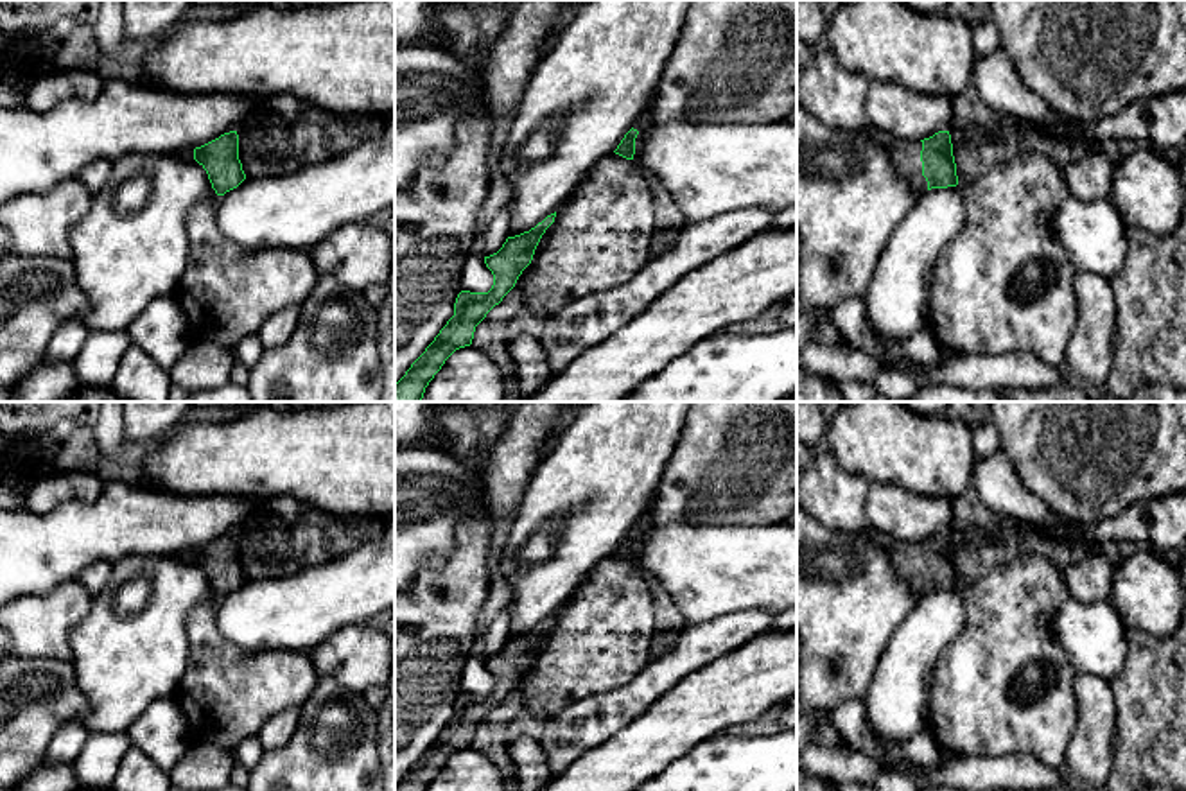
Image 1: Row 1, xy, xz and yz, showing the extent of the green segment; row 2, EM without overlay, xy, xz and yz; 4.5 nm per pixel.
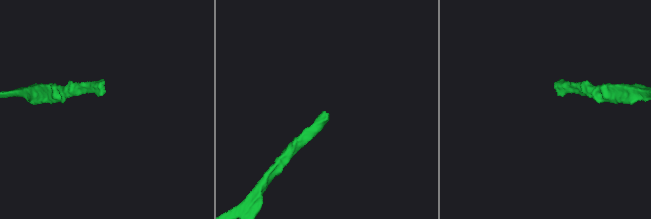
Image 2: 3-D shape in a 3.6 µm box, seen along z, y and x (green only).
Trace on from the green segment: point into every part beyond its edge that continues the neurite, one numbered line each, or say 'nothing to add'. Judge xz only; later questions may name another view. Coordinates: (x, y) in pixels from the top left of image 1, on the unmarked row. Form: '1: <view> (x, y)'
1: xz (645, 521)

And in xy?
nothing to add

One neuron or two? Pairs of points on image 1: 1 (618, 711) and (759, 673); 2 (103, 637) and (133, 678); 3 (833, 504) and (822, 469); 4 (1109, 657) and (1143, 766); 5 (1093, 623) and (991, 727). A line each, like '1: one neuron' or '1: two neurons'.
1: two neurons
2: one neuron
3: one neuron
4: two neurons
5: two neurons

